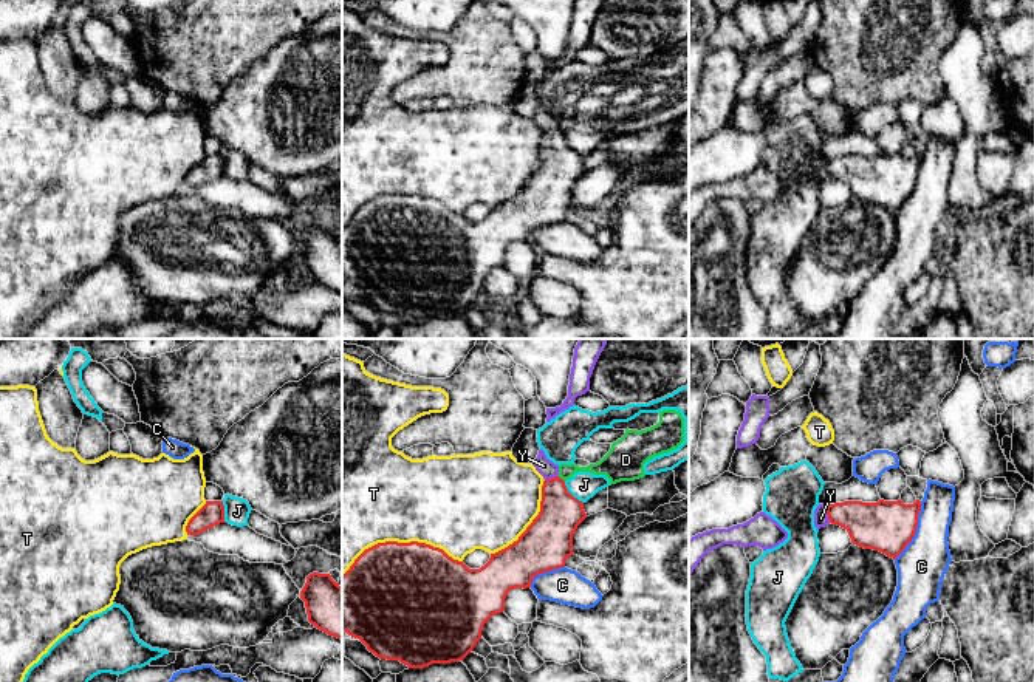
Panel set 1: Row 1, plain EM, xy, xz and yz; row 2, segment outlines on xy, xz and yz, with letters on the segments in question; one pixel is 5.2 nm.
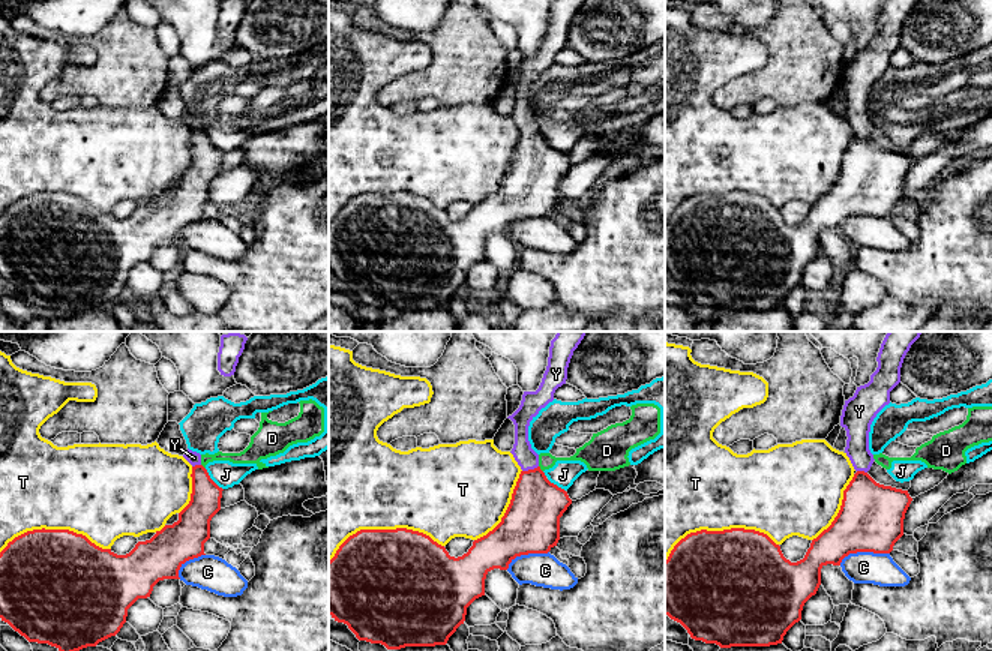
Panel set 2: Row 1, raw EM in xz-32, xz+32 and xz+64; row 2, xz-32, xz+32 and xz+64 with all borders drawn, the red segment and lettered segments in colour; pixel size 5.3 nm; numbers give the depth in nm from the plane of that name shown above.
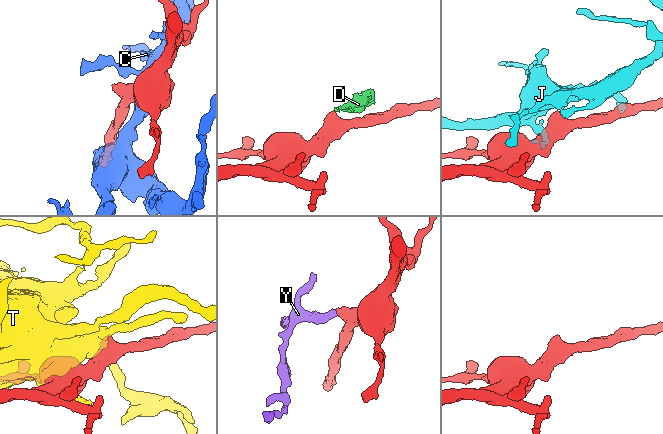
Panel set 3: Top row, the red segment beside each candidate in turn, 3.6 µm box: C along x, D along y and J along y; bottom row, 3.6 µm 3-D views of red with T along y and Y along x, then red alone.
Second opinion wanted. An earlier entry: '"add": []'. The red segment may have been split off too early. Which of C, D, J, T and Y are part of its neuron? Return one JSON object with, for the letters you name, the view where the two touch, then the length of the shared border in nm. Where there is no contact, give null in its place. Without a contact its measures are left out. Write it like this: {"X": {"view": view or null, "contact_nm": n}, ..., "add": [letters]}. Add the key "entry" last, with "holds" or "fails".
{"Y": {"view": "yz", "contact_nm": 90}, "add": ["Y"], "entry": "fails"}

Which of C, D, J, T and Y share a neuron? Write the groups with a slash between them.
C / D J / T / Y

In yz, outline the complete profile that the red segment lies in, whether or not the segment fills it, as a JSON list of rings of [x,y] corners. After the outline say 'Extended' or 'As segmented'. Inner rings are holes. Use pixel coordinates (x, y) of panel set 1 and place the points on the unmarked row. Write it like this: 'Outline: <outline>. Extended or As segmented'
Outline: [[[901,153],[819,158],[814,179],[820,182],[830,176],[837,178],[848,186],[853,198],[879,204],[895,213],[915,190],[919,164],[919,153],[913,158],[904,158]]]. Extended

